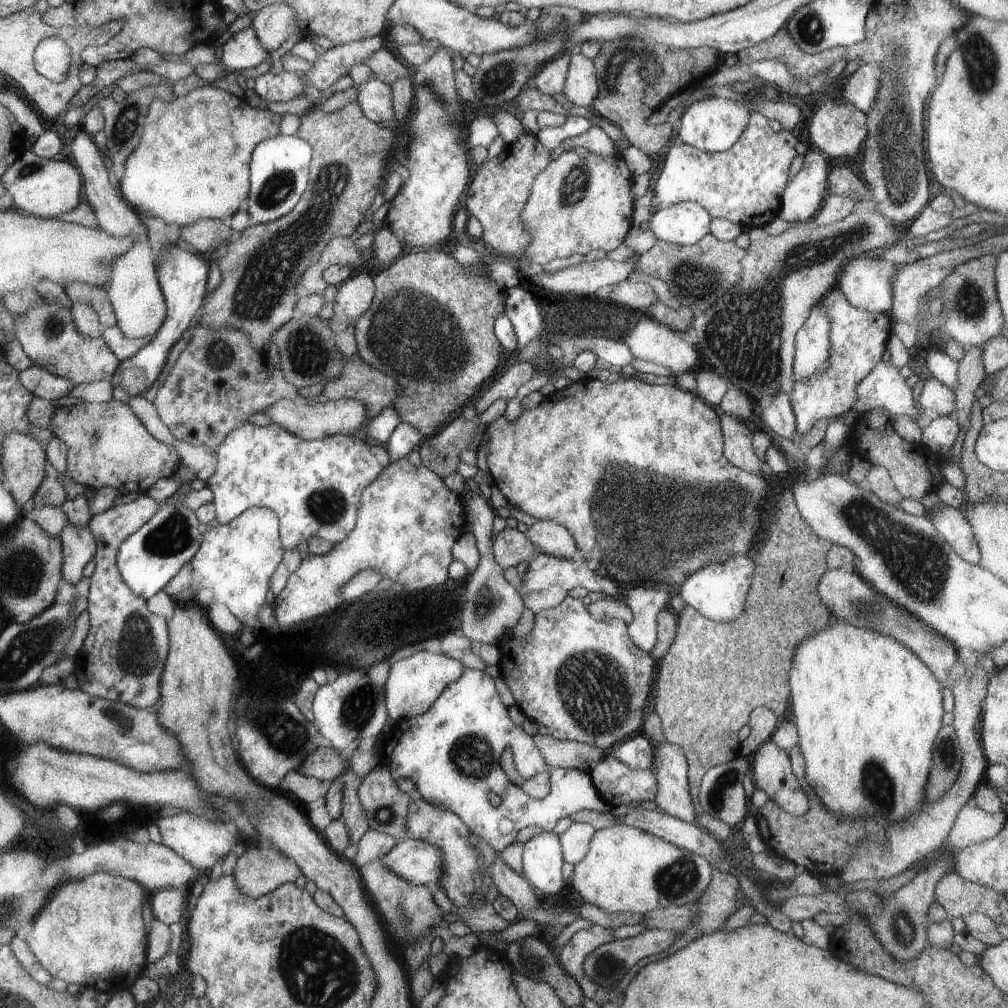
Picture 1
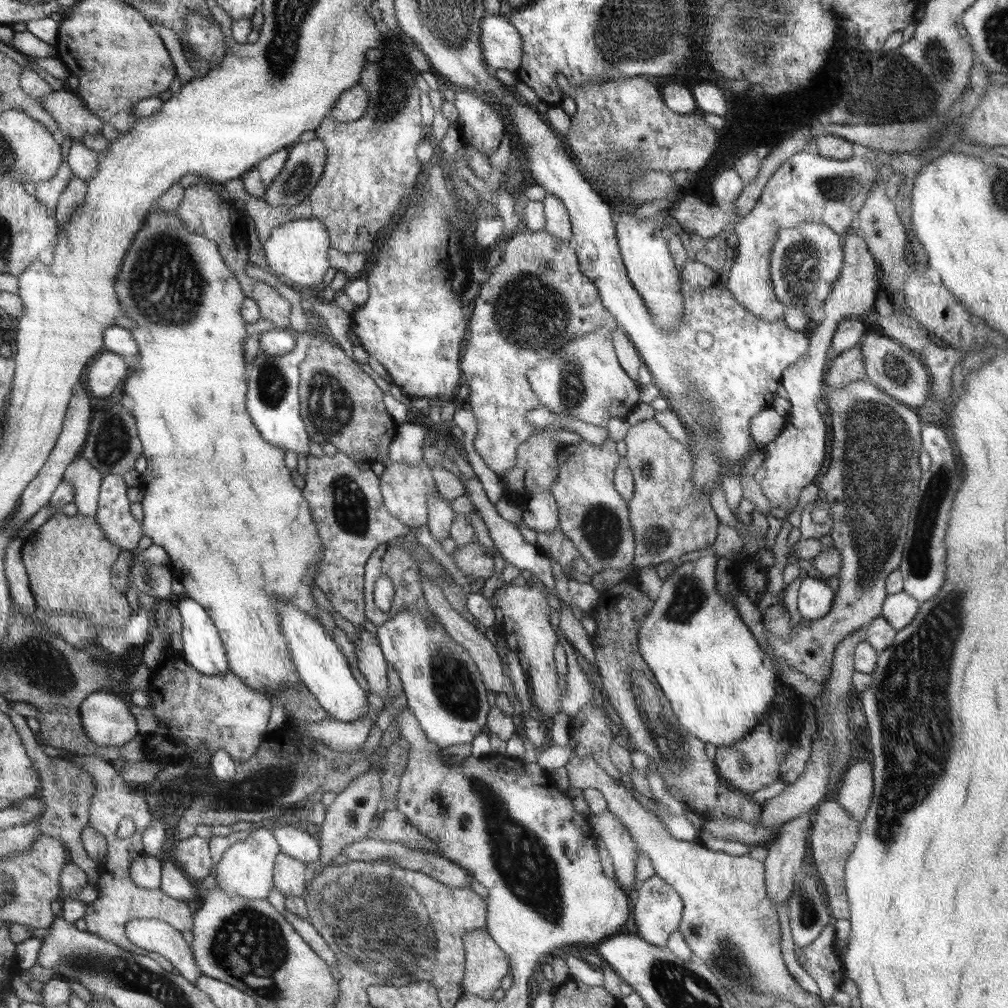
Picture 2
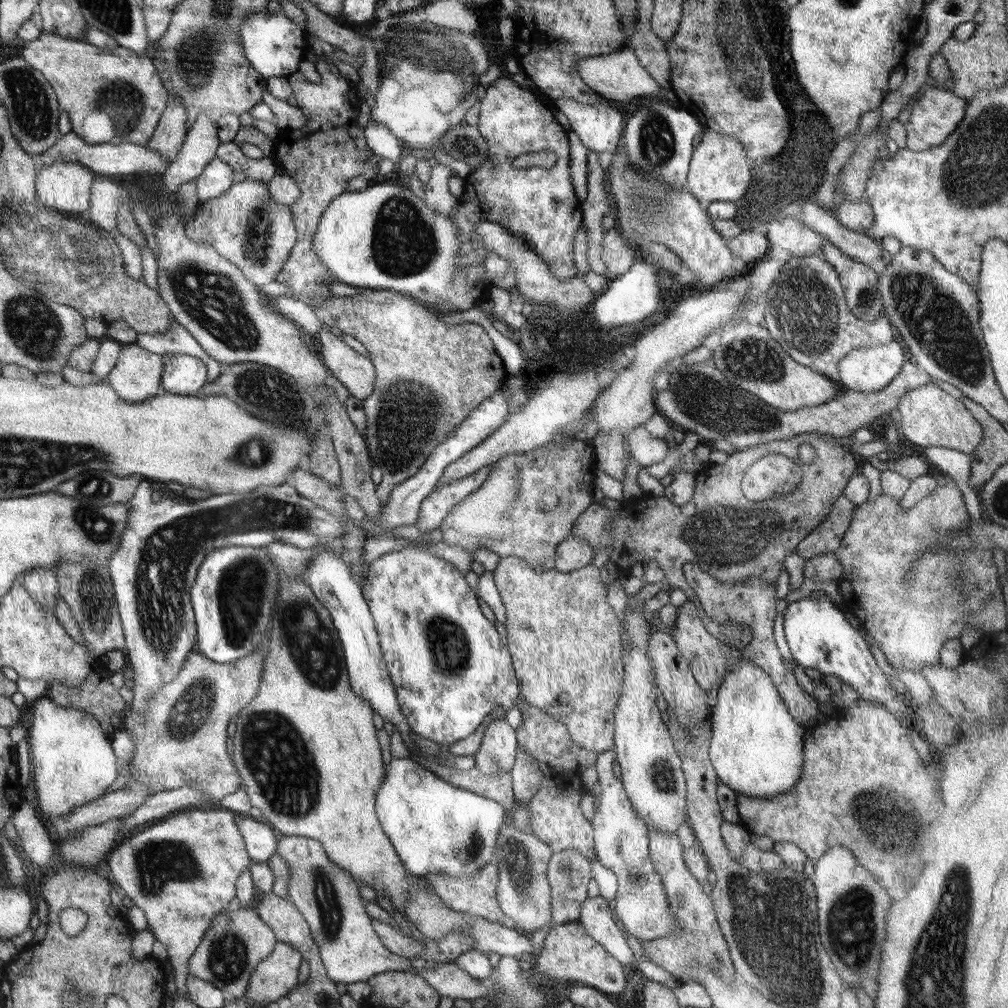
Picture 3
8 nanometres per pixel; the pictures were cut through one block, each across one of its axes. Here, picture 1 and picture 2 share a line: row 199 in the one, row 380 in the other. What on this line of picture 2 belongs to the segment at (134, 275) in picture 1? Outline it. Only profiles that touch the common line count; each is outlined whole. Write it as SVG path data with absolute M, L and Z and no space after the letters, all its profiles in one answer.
M113 352L99 354L91 366L87 368L85 388L93 396L109 396L117 384L129 376L129 366L125 366L123 358Z

